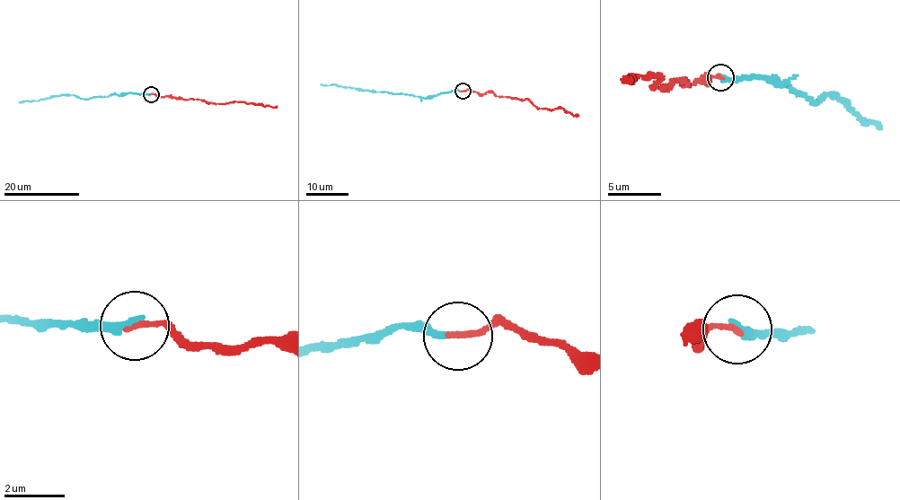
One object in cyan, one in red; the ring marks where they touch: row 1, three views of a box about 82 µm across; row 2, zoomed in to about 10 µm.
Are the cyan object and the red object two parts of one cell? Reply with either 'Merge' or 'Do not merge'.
Merge

